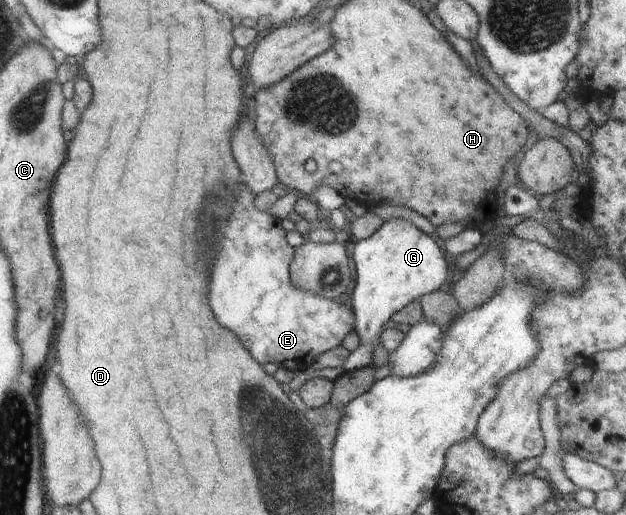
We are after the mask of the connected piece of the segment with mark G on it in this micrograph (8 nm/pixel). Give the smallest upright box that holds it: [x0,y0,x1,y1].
[342,218,448,372]

